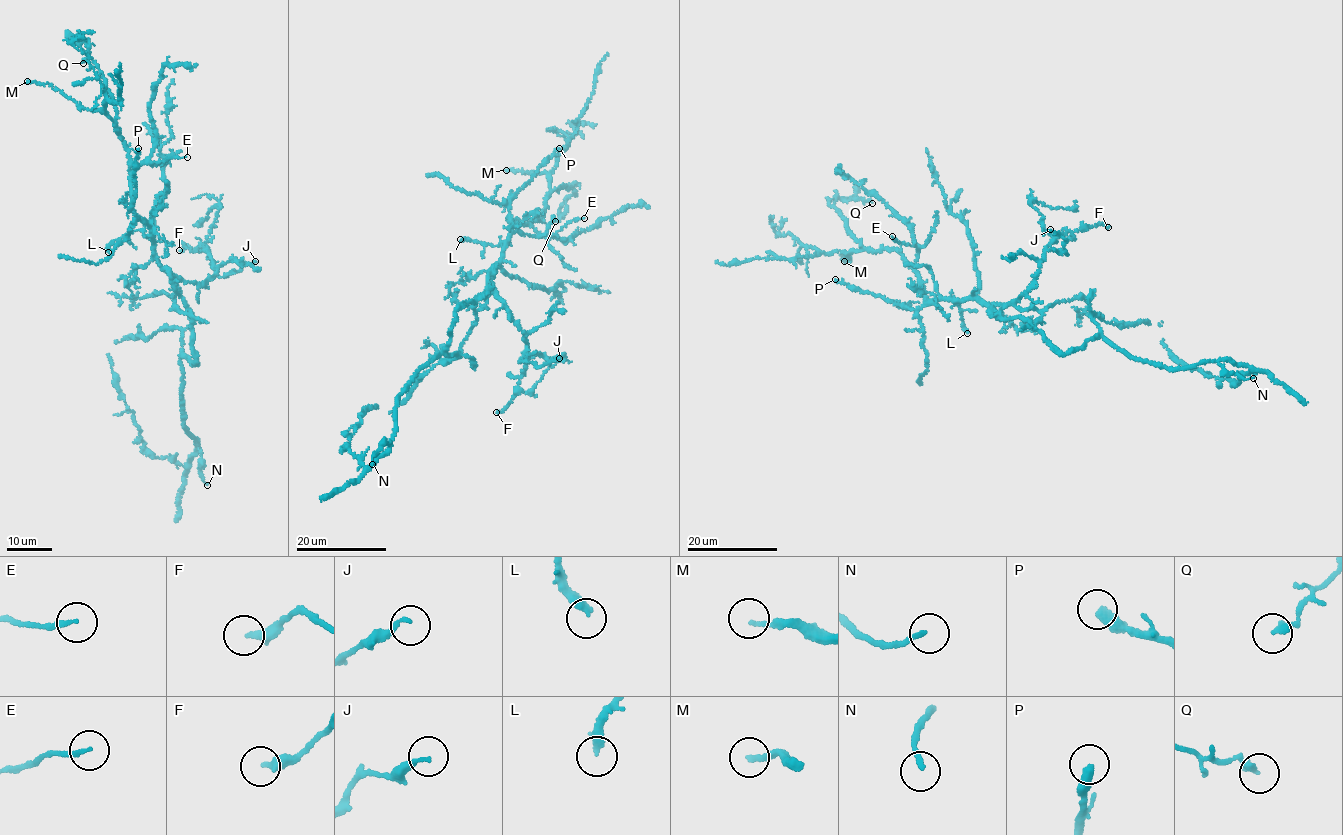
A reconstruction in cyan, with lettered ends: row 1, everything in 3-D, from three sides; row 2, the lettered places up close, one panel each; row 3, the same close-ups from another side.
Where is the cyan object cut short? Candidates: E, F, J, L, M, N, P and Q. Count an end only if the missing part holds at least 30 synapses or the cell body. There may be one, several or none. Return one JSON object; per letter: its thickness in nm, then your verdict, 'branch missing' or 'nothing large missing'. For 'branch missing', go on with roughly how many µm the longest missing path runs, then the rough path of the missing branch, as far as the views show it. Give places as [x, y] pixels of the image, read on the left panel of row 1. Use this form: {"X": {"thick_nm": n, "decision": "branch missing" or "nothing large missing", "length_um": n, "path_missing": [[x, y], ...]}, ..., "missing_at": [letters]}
{"E": {"thick_nm": 150, "decision": "nothing large missing"}, "F": {"thick_nm": 300, "decision": "nothing large missing"}, "J": {"thick_nm": 140, "decision": "nothing large missing"}, "L": {"thick_nm": 320, "decision": "nothing large missing"}, "M": {"thick_nm": 160, "decision": "nothing large missing"}, "N": {"thick_nm": 180, "decision": "branch missing", "length_um": 35, "path_missing": [[207, 485], [213, 483], [212, 477], [254, 472], [266, 479], [270, 472], [282, 465]]}, "P": {"thick_nm": 400, "decision": "branch missing", "length_um": 40, "path_missing": [[138, 148], [129, 135], [129, 124], [134, 116], [146, 115], [156, 107], [158, 84]]}, "Q": {"thick_nm": 320, "decision": "nothing large missing"}, "missing_at": ["N", "P"]}

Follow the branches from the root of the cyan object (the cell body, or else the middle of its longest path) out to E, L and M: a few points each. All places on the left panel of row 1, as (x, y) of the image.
E: (191, 316), (169, 273), (154, 255), (148, 226), (133, 211), (131, 188), (134, 169), (187, 157)
L: (191, 316), (169, 273), (154, 255), (151, 234), (134, 230), (113, 242), (108, 252)
M: (191, 316), (154, 255), (148, 226), (133, 211), (129, 153), (113, 121), (48, 84), (27, 81)

